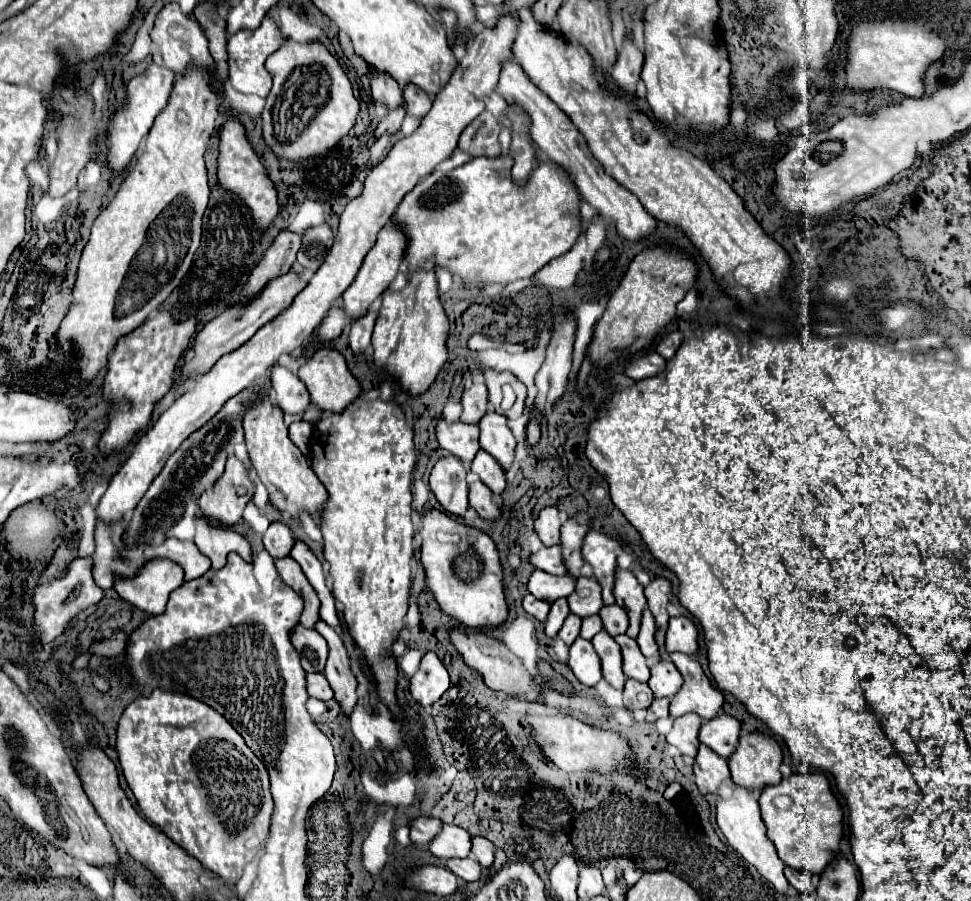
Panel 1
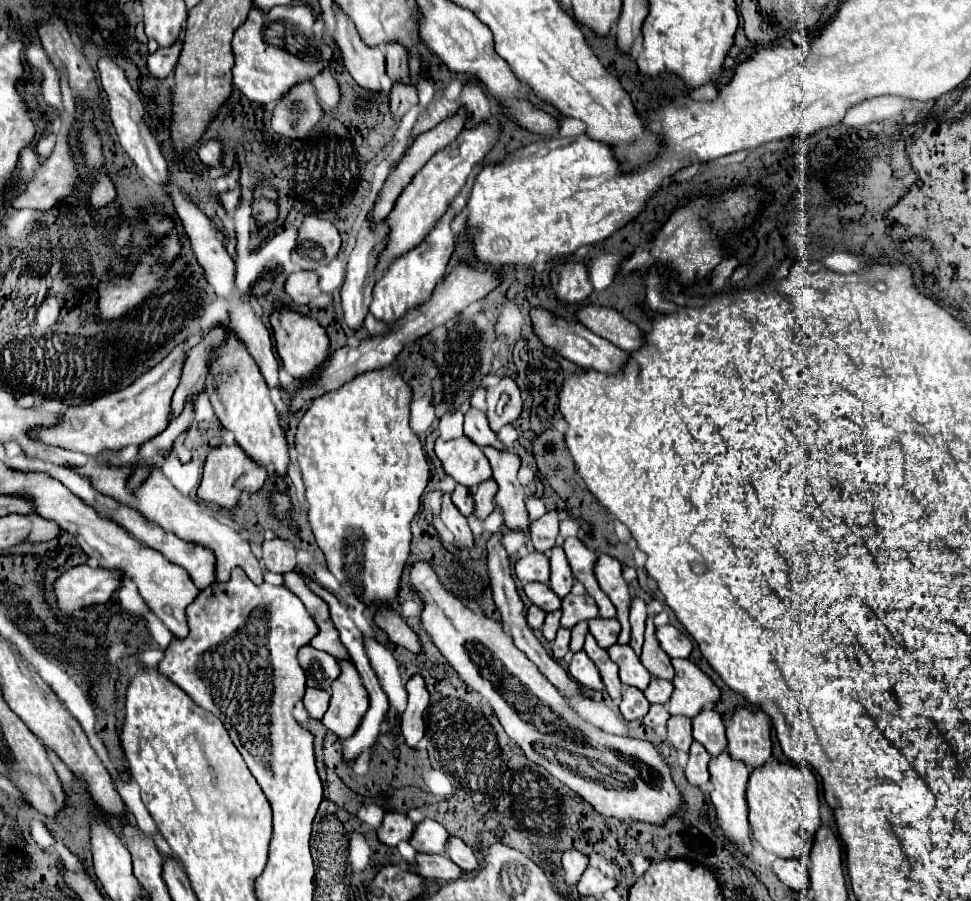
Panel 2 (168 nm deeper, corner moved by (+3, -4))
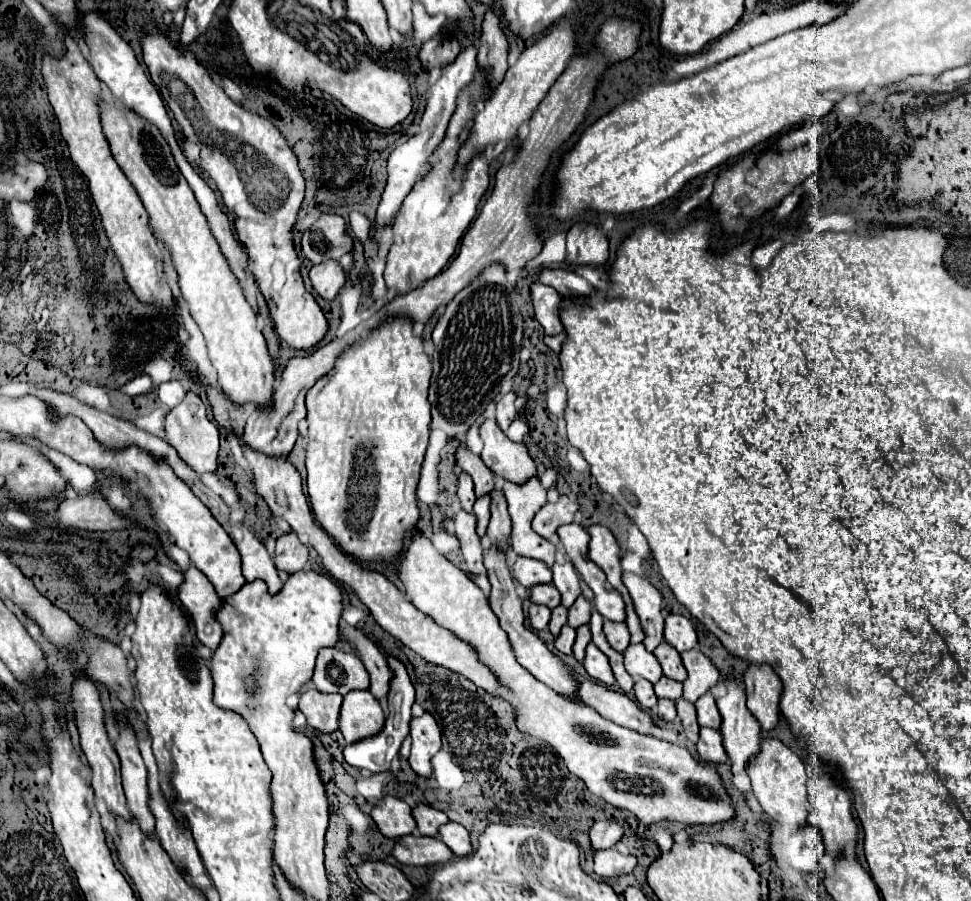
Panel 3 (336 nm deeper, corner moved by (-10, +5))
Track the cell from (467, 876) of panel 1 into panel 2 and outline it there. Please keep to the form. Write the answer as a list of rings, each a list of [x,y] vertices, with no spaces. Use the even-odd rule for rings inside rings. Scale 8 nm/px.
[[[417,854],[415,870],[425,878],[437,880],[459,880],[465,872],[447,854]]]

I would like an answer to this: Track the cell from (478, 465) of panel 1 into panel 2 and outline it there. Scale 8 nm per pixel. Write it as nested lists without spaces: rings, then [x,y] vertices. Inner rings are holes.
[[[493,478],[481,482],[481,486],[475,488],[475,492],[473,492],[473,498],[475,498],[475,516],[485,518],[485,516],[491,514],[495,494],[497,494],[497,482]]]

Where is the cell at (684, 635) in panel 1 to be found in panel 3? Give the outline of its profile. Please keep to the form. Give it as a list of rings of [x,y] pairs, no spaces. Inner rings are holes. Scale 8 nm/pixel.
[[[668,615],[664,623],[664,641],[682,653],[692,649],[698,643],[698,637],[690,619],[682,615]]]

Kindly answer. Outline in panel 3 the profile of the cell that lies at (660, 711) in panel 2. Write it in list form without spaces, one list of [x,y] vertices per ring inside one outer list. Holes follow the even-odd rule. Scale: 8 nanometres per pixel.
[[[660,699],[658,705],[656,705],[656,709],[658,709],[656,713],[658,713],[660,719],[664,719],[664,721],[674,721],[674,717],[676,717],[676,705],[674,705],[674,701]]]

